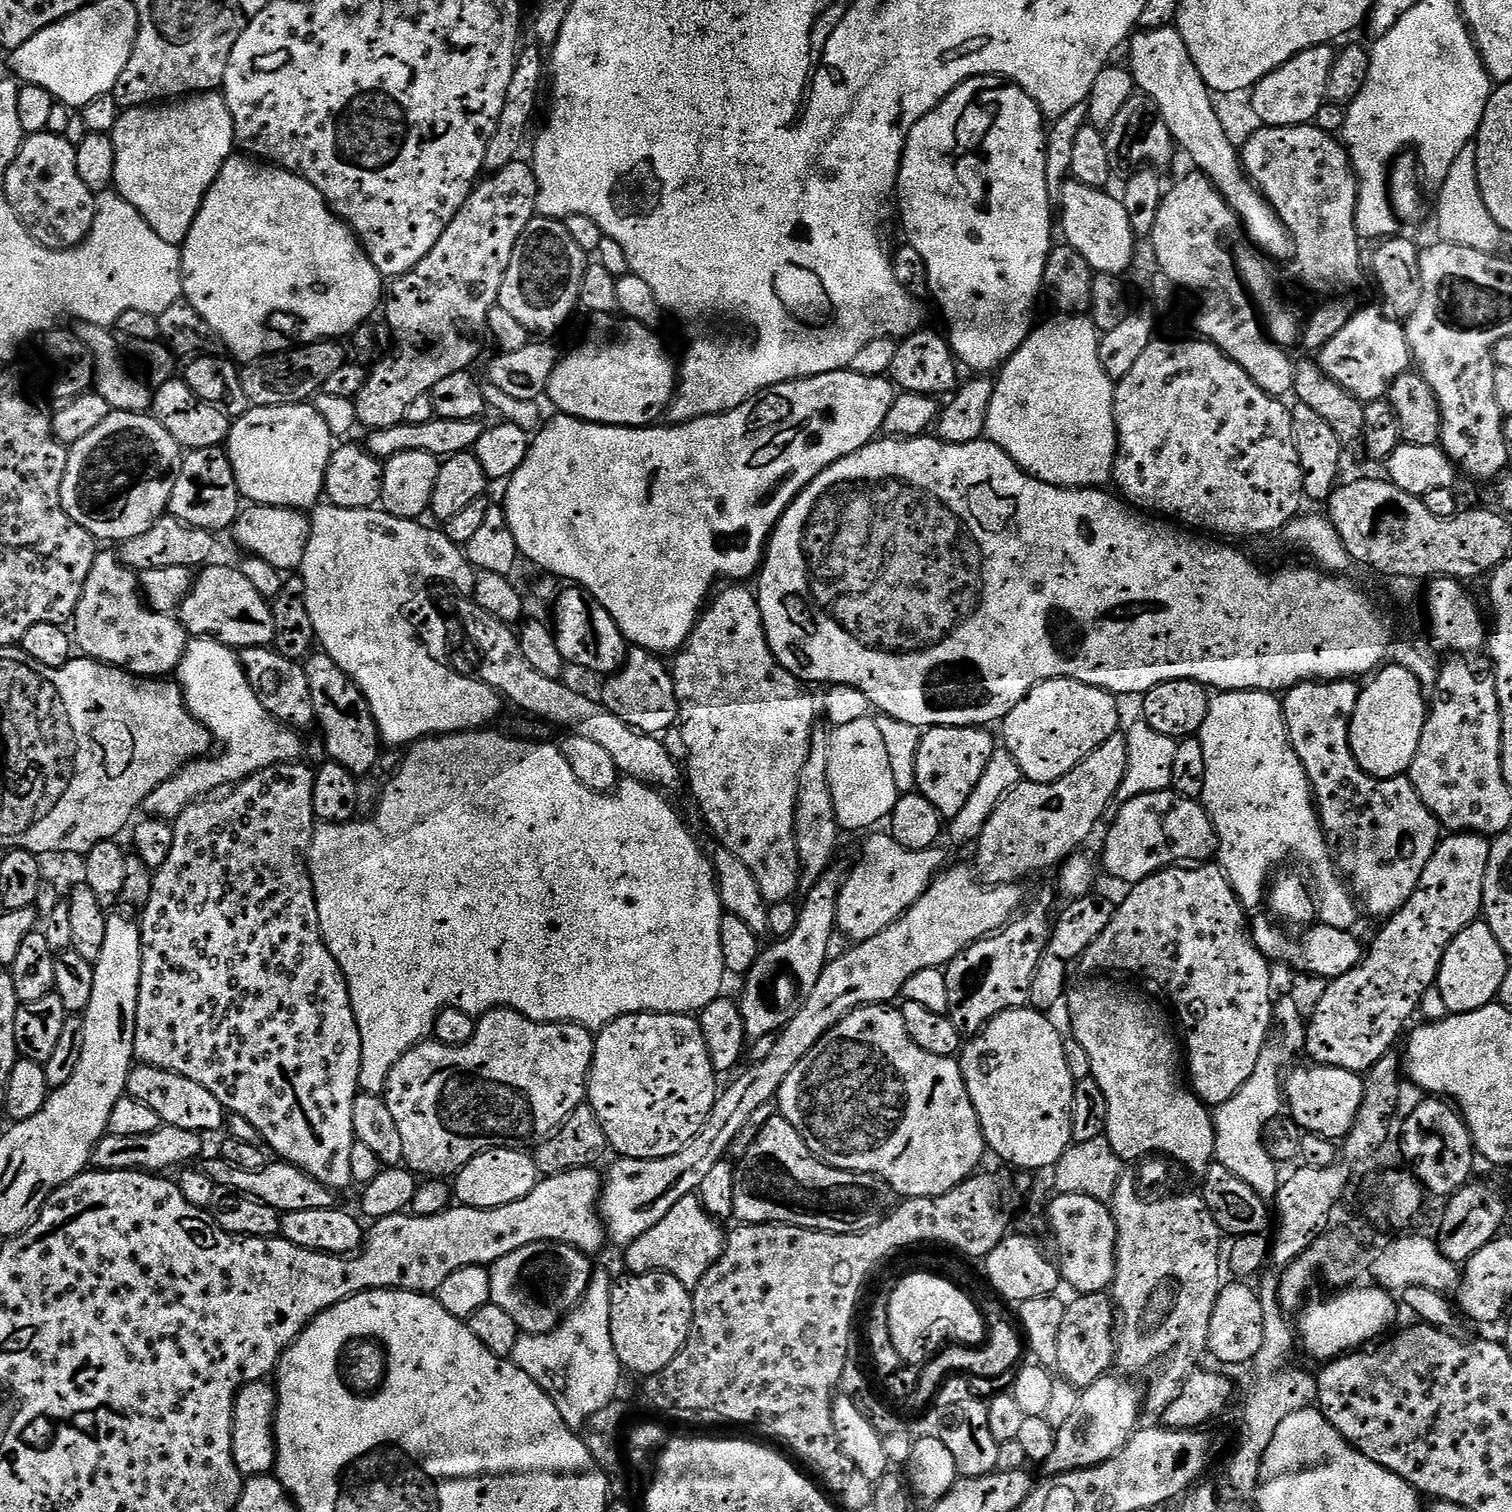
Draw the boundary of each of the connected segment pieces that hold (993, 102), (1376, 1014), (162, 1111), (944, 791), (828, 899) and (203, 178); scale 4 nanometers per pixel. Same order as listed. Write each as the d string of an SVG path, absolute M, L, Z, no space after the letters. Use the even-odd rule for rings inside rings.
M975 76L964 80L942 103L930 110L910 130L908 141L904 147L904 153L900 159L900 173L896 175L894 200L900 203L900 224L904 227L904 236L907 247L918 250L922 254L922 262L926 262L928 271L928 286L931 295L936 295L936 304L948 323L946 339L952 347L952 353L957 361L965 369L973 368L976 374L992 374L1004 367L1019 346L1027 339L1030 331L1028 319L1032 316L1032 307L1036 299L1042 296L1044 286L1044 271L1048 255L1052 253L1054 239L1052 240L1052 228L1054 232L1054 202L1048 198L1050 189L1046 182L1046 117L1040 107L1022 90L1010 80L1003 80L1001 76Z
M1458 832L1441 839L1434 850L1434 858L1430 858L1430 862L1426 862L1426 870L1422 870L1422 878L1410 902L1406 902L1402 910L1383 921L1384 929L1377 934L1372 945L1367 945L1364 959L1358 962L1358 966L1354 966L1354 970L1350 970L1350 974L1342 974L1337 980L1327 981L1323 985L1324 993L1321 994L1316 1009L1310 1012L1308 1041L1304 1044L1307 1059L1310 1058L1312 1064L1366 1074L1387 1052L1397 1047L1396 1039L1405 1035L1409 1027L1408 1019L1419 1013L1426 990L1435 985L1436 975L1450 942L1458 938L1458 934L1462 934L1466 926L1481 919L1486 870L1491 857L1492 840L1487 836Z
M137 1063L133 1067L128 1076L127 1095L138 1098L138 1102L146 1102L146 1106L158 1114L161 1125L169 1128L209 1134L223 1129L226 1124L226 1109L206 1086L198 1086L198 1082L182 1078L182 1074L155 1068L152 1064Z
M929 728L923 733L921 744L917 752L916 766L916 789L915 791L928 799L940 812L941 817L951 818L958 815L962 806L974 794L974 786L986 774L986 766L990 758L995 754L998 747L998 740L991 736L991 731L979 728Z
M829 870L818 878L813 888L803 893L804 905L798 908L798 922L789 936L777 939L763 949L748 972L744 988L744 997L738 1003L746 1022L749 1041L762 1038L763 1035L774 1035L785 1028L802 1010L806 998L814 990L822 970L828 965L832 948L832 935L837 935L836 919L838 918L838 898L840 887L844 885L843 871ZM829 951L829 952L828 952Z
M219 91L202 92L175 102L164 102L159 106L129 108L121 111L110 135L116 155L115 191L126 198L126 202L130 202L130 206L134 206L142 218L146 218L148 225L163 241L181 245L189 234L190 226L194 226L194 218L210 186L234 152L236 135L232 115L223 95Z

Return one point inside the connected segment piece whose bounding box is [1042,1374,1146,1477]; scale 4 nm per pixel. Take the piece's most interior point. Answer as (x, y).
(1108, 1414)

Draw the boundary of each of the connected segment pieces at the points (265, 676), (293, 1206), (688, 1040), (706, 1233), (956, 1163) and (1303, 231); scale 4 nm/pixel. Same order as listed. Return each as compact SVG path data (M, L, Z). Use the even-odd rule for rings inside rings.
M275 647L241 648L238 652L240 664L248 680L258 694L258 702L281 724L293 729L313 727L316 724L314 698L310 695L310 681L306 678L303 663L290 658L282 658Z
M222 1158L215 1159L208 1161L205 1159L202 1170L211 1177L217 1188L238 1190L242 1194L261 1200L266 1206L278 1210L281 1214L294 1210L322 1210L337 1207L337 1193L333 1189L327 1188L310 1174L287 1162L273 1162L262 1170L242 1170L242 1166L234 1166L234 1162L226 1162Z
M639 1012L618 1018L610 1022L605 1028L595 1033L596 1049L592 1059L592 1072L588 1076L588 1099L594 1114L598 1114L598 1122L602 1122L602 1130L606 1130L606 1138L613 1153L617 1157L626 1160L653 1160L654 1158L666 1158L670 1154L678 1154L693 1140L702 1130L702 1126L710 1118L710 1114L716 1105L718 1087L716 1079L718 1073L710 1060L710 1054L706 1048L706 1038L702 1034L702 1026L699 1019L692 1014L670 1014L669 1012Z
M693 1194L677 1202L674 1210L654 1226L654 1230L646 1230L642 1238L627 1245L624 1260L628 1263L628 1272L637 1276L644 1276L647 1272L666 1272L669 1276L678 1278L682 1286L694 1289L698 1282L718 1262L724 1252L726 1232L721 1221L716 1220L702 1206L699 1195Z
M869 1004L867 1008L856 1008L850 1014L846 1014L846 1018L842 1018L842 1022L838 1022L838 1026L831 1028L816 1043L814 1050L810 1050L810 1054L806 1054L806 1058L802 1058L802 1062L798 1062L798 1066L794 1066L794 1070L790 1070L786 1082L782 1082L780 1087L778 1105L779 1115L784 1116L786 1122L790 1122L790 1126L794 1126L794 1130L798 1130L798 1134L802 1134L806 1146L810 1146L810 1150L819 1160L838 1170L865 1172L880 1176L897 1194L904 1198L937 1196L946 1194L946 1190L954 1190L954 1186L967 1180L981 1167L981 1165L979 1166L980 1159L983 1158L984 1152L986 1153L978 1114L970 1102L970 1094L966 1090L966 1082L960 1069L959 1059L938 1058L938 1054L926 1054L926 1050L922 1050L922 1046L914 1046L910 1034L906 1034L906 1022L902 1022L902 1014L899 1007L896 1006Z
M1299 124L1293 128L1270 128L1267 126L1257 127L1257 132L1245 142L1244 148L1239 149L1240 162L1244 166L1244 171L1248 173L1253 184L1259 188L1260 193L1271 202L1272 209L1280 216L1280 220L1292 233L1293 243L1293 255L1292 263L1294 262L1295 274L1314 292L1320 294L1322 298L1322 308L1318 309L1312 316L1312 321L1307 321L1306 327L1302 332L1303 343L1308 343L1313 350L1319 349L1321 346L1328 344L1330 338L1334 338L1335 334L1338 334L1339 330L1345 326L1353 313L1353 307L1350 306L1349 297L1351 296L1352 287L1360 280L1360 247L1362 247L1362 241L1358 230L1356 229L1356 174L1352 171L1352 162L1348 159L1347 147L1339 139L1336 140L1328 132L1323 132L1322 129L1316 128L1312 124Z

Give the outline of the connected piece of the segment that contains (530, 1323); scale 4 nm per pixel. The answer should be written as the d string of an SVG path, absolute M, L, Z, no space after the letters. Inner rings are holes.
M543 1240L542 1242L534 1242L530 1246L522 1246L522 1250L514 1250L514 1254L506 1254L506 1258L498 1258L498 1262L491 1265L491 1303L502 1306L502 1310L506 1310L506 1314L510 1314L510 1318L514 1318L521 1333L530 1336L546 1334L557 1328L569 1312L580 1307L592 1281L594 1271L594 1265L588 1260L591 1260L589 1253L579 1252L577 1248L569 1244Z

